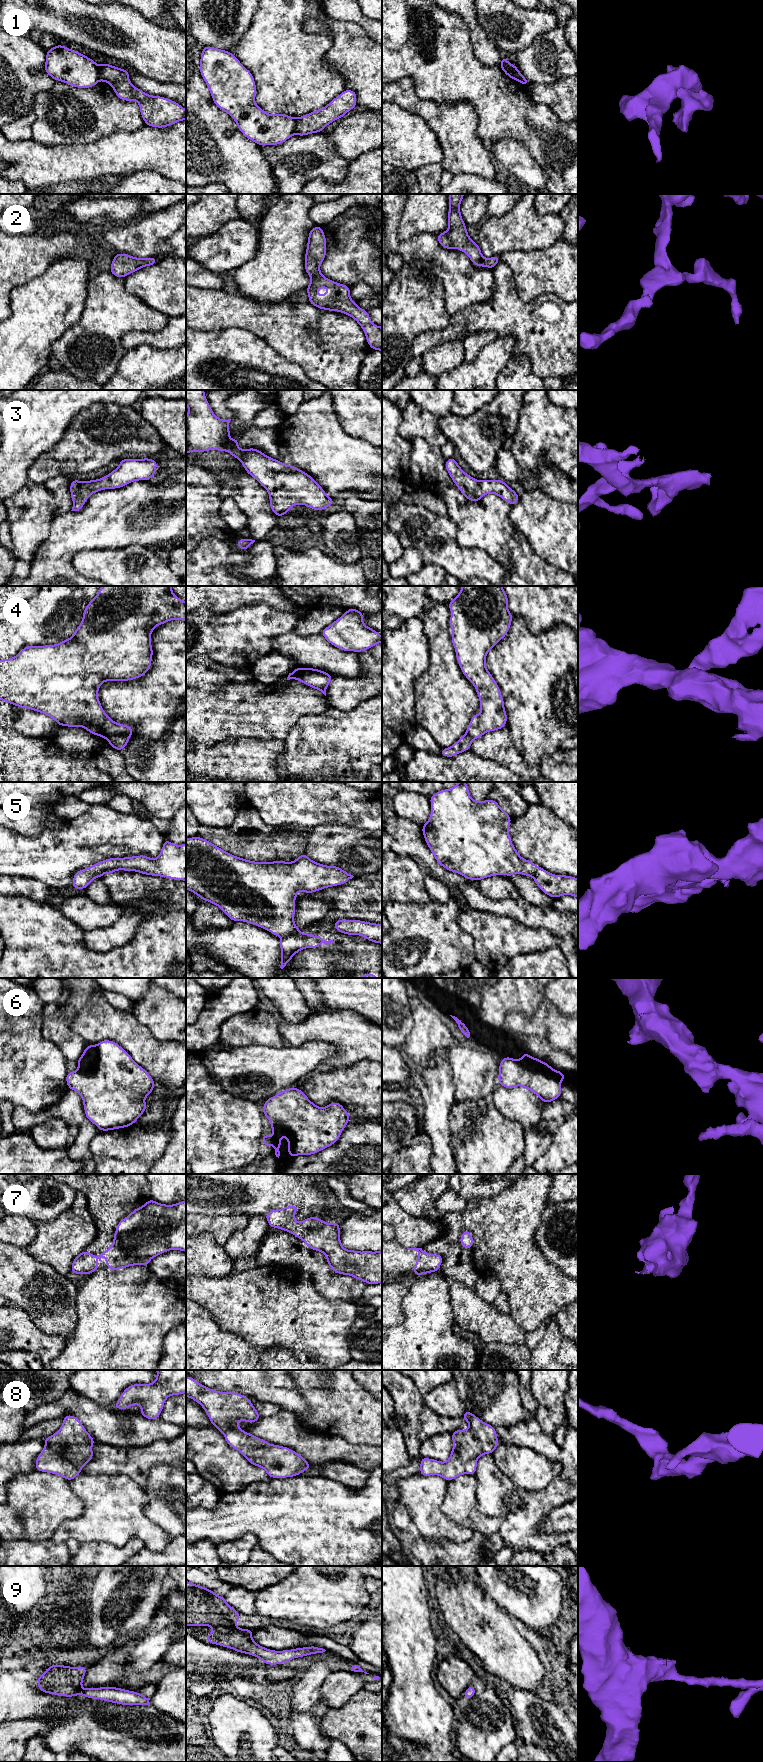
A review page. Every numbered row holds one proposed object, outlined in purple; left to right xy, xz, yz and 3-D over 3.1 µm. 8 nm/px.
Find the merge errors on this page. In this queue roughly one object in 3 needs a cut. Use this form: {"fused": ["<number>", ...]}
{"fused": ["1", "4", "5", "6"]}

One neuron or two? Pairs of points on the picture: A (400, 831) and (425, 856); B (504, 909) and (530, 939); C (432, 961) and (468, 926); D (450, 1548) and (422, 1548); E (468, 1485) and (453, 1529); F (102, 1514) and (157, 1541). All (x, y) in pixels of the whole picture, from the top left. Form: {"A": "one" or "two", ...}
{"A": "one", "B": "two", "C": "two", "D": "one", "E": "two", "F": "one"}

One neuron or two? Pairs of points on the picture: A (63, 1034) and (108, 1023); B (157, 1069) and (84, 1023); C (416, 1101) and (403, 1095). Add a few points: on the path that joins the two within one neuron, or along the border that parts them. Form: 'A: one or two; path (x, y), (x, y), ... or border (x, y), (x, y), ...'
A: two; border (80, 1008), (71, 1024), (71, 1028), (87, 1044)
B: one; path (141, 1050), (116, 1025), (103, 1023)
C: one; path (413, 1098), (410, 1095), (406, 1095)

